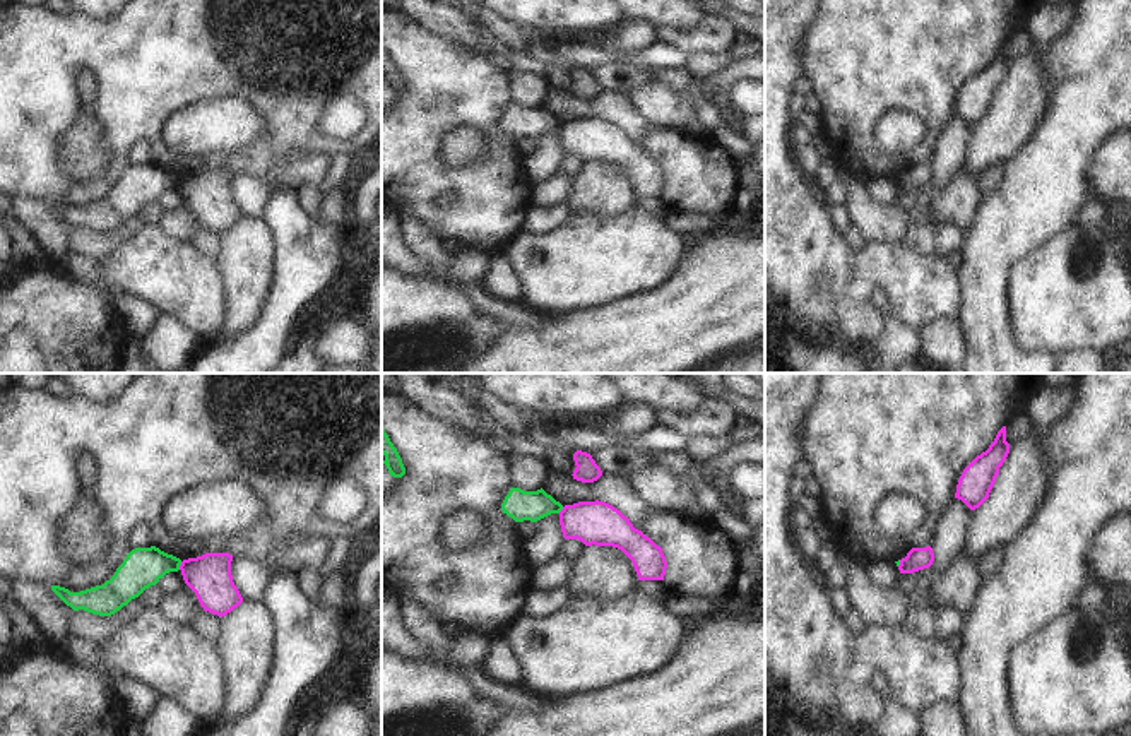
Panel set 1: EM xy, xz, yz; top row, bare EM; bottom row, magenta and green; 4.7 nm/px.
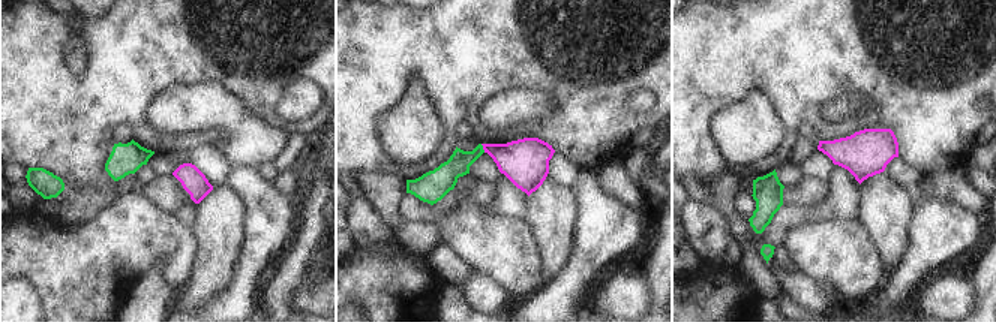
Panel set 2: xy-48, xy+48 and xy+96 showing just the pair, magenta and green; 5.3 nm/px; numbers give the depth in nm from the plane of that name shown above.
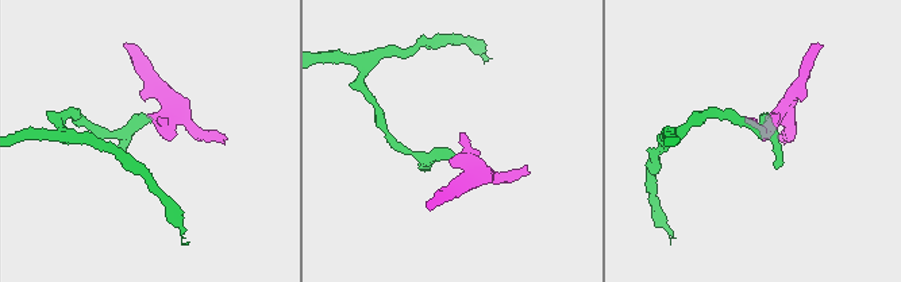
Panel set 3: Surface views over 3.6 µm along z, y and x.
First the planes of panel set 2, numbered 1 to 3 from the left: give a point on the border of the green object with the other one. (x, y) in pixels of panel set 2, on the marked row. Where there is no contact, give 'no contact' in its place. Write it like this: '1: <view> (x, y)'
1: no contact
2: xy+48 (483, 149)
3: no contact

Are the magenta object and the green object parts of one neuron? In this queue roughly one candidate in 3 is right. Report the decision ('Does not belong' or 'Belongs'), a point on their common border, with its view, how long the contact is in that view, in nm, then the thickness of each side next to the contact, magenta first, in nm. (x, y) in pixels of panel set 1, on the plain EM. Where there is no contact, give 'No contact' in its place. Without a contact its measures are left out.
Does not belong. Touches magenta at xy (180, 182). Shared border 40 nm. Thickness 200 nm (magenta) against 190 nm

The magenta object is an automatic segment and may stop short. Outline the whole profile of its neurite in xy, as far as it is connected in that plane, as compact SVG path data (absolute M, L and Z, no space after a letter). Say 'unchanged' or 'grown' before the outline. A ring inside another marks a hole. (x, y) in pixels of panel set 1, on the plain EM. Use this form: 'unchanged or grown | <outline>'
unchanged | M205 169L180 181L185 200L195 209L204 228L226 233L243 219L231 192L233 171Z

